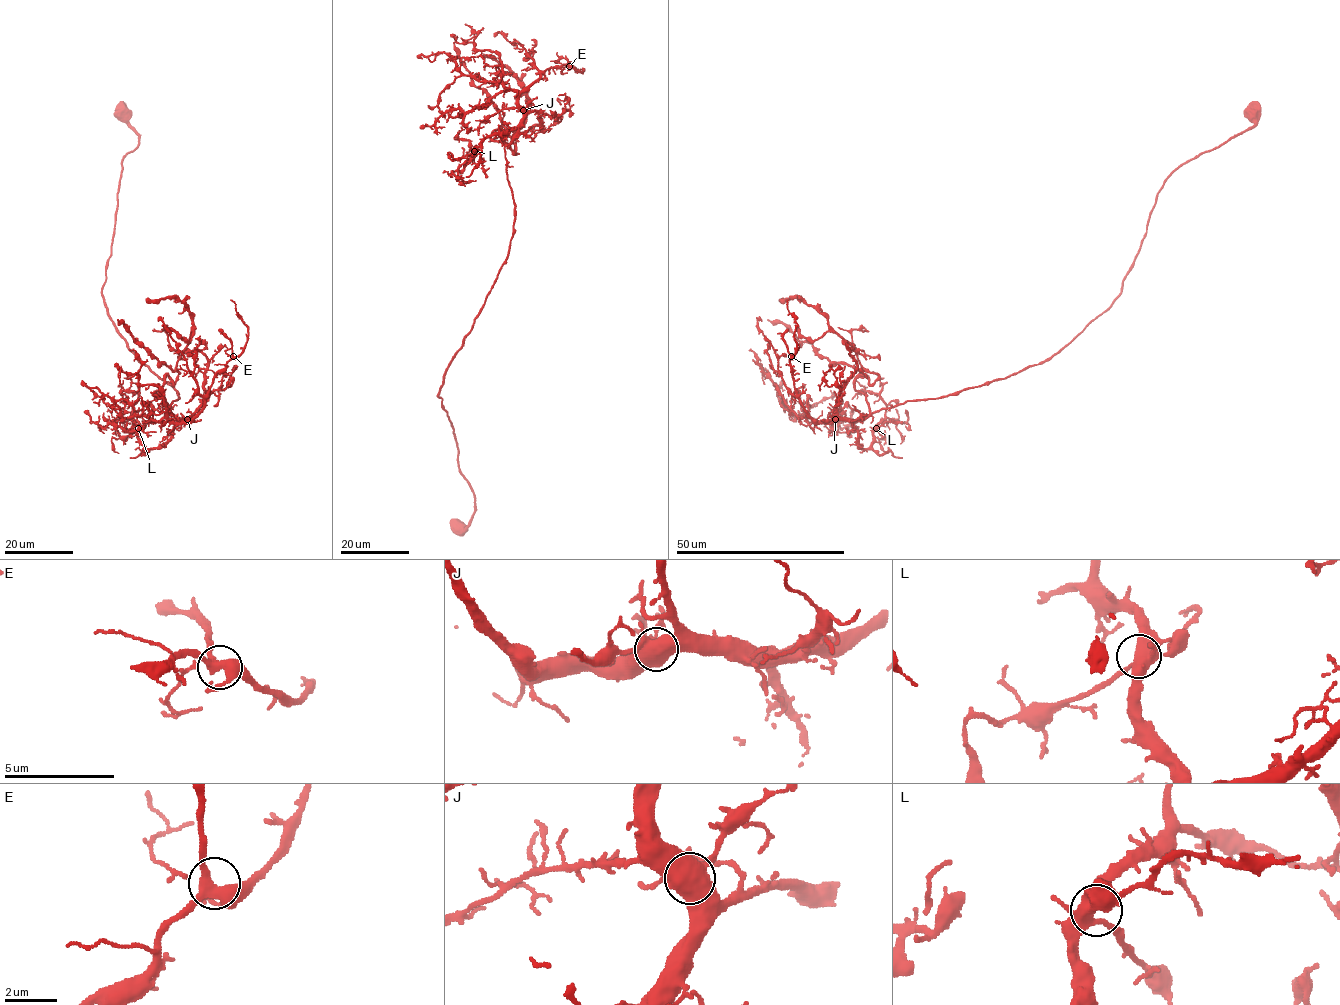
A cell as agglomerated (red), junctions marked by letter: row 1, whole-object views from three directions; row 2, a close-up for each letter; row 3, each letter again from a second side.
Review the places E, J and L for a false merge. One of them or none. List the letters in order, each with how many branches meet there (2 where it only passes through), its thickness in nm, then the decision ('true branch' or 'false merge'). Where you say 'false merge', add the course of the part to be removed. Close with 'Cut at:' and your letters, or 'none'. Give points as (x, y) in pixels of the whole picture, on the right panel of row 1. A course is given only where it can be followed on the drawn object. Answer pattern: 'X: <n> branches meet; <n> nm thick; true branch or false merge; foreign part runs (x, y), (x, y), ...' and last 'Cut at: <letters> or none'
E: 5 branches meet; 400 nm thick; true branch
J: 5 branches meet; 700 nm thick; true branch
L: 5 branches meet; 480 nm thick; true branch
Cut at: none

